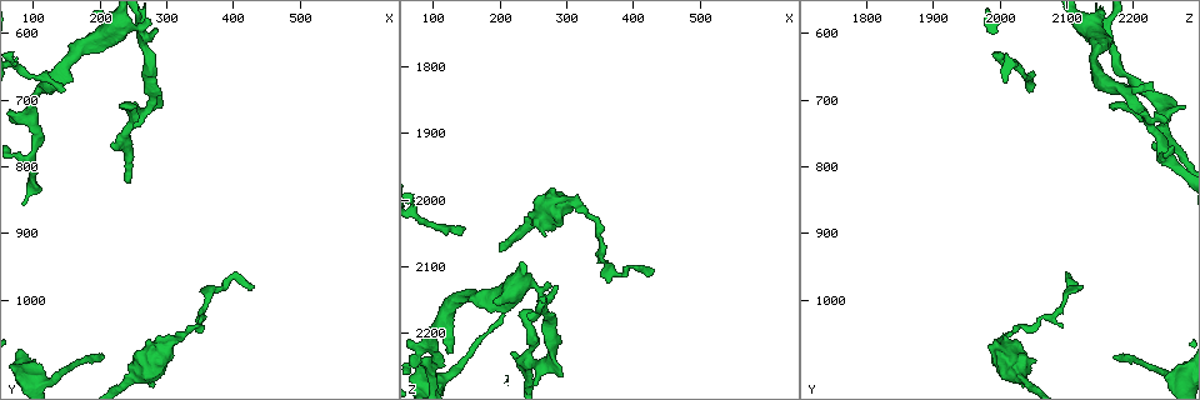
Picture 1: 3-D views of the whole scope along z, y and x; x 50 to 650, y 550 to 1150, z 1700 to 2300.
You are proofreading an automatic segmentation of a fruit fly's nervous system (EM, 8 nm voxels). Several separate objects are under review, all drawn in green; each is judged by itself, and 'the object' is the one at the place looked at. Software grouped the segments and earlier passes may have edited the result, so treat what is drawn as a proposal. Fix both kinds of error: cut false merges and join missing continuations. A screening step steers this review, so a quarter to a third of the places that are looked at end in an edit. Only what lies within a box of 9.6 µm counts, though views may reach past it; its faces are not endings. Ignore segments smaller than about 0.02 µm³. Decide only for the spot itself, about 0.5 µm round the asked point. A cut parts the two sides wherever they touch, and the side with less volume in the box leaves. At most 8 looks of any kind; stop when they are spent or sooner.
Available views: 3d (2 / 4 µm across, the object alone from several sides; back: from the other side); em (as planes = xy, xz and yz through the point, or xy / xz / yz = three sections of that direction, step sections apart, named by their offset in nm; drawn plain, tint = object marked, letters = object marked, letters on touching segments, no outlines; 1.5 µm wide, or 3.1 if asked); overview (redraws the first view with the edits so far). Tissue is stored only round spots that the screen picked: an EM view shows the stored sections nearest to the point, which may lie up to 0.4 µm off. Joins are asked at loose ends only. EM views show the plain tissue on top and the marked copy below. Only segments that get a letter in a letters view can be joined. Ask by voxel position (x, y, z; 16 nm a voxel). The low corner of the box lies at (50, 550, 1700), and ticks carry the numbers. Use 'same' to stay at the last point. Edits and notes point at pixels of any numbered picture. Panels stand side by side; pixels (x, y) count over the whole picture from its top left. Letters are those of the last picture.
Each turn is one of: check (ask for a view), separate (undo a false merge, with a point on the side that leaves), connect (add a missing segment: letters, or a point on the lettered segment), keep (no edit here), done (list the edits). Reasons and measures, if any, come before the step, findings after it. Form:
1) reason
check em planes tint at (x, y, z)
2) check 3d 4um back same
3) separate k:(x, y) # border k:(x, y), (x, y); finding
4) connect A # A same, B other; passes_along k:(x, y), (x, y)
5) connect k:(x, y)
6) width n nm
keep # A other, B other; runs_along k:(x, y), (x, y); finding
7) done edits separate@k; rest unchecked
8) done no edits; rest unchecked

tapers out
check 3d 4um at (210, 1090, 2165)

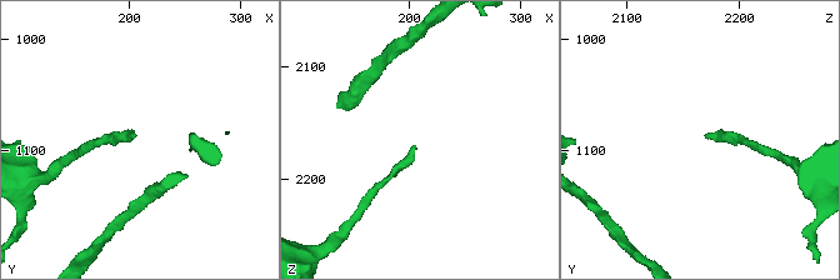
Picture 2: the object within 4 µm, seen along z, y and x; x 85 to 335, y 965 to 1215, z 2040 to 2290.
check em planes letters at (202, 1088, 2172)

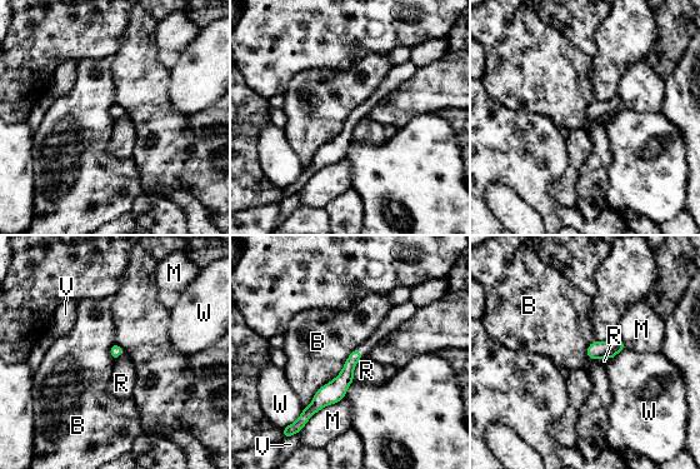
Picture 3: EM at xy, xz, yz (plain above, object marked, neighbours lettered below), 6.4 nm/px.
longest_contact B 500 nm
keep # B other, M other, R other, V other, W other; border 3:(355, 348), (343, 369), (303, 409); none of them fits

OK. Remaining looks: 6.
check em xy step 8 tint at (125, 675, 2230)

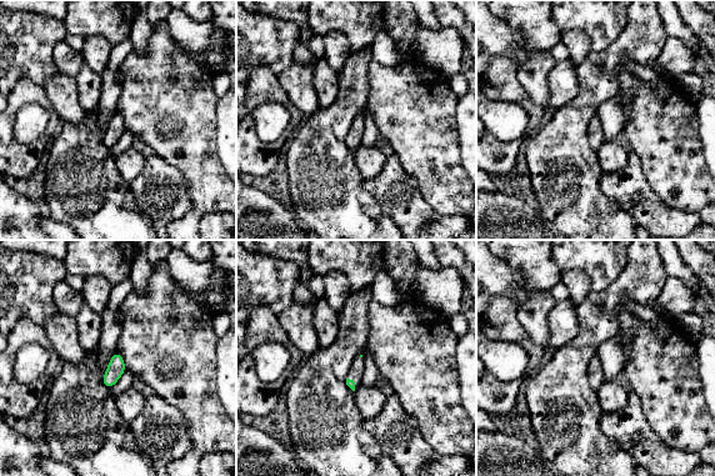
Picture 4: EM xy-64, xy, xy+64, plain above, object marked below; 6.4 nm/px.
check em yz step 4 letters same

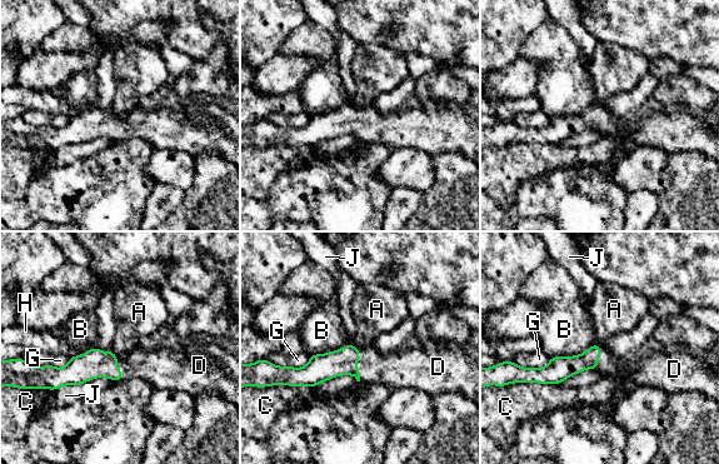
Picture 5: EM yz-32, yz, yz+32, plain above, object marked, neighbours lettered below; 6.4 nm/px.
connect D # A other, B other, C other, D same, G other, H other, J other; passes_along 5:(320, 368), (356, 365), (395, 369); it goes on there

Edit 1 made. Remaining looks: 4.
check overview

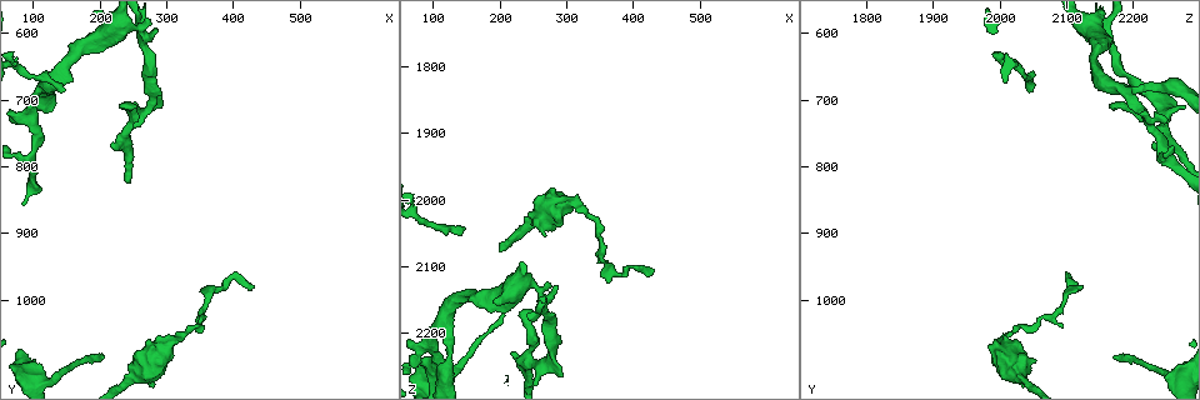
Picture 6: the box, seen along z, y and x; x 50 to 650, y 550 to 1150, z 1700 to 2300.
free end
check 3d 4um at (250, 710, 2170)

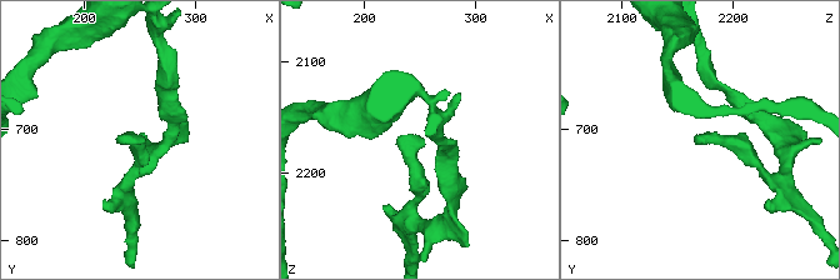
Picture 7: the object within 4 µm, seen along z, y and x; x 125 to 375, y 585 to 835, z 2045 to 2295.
need the tissue
check em planes letters at (258, 710, 2170)

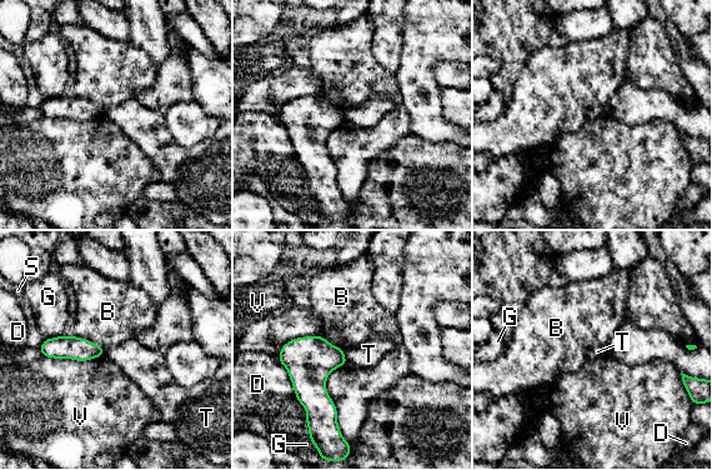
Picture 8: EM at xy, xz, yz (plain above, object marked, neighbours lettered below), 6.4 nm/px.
keep # B other, D other, G other, S other, T other, V other; border 8:(342, 349), (347, 363); none of them fits

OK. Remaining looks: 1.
done edits connect@5; rest unchecked

